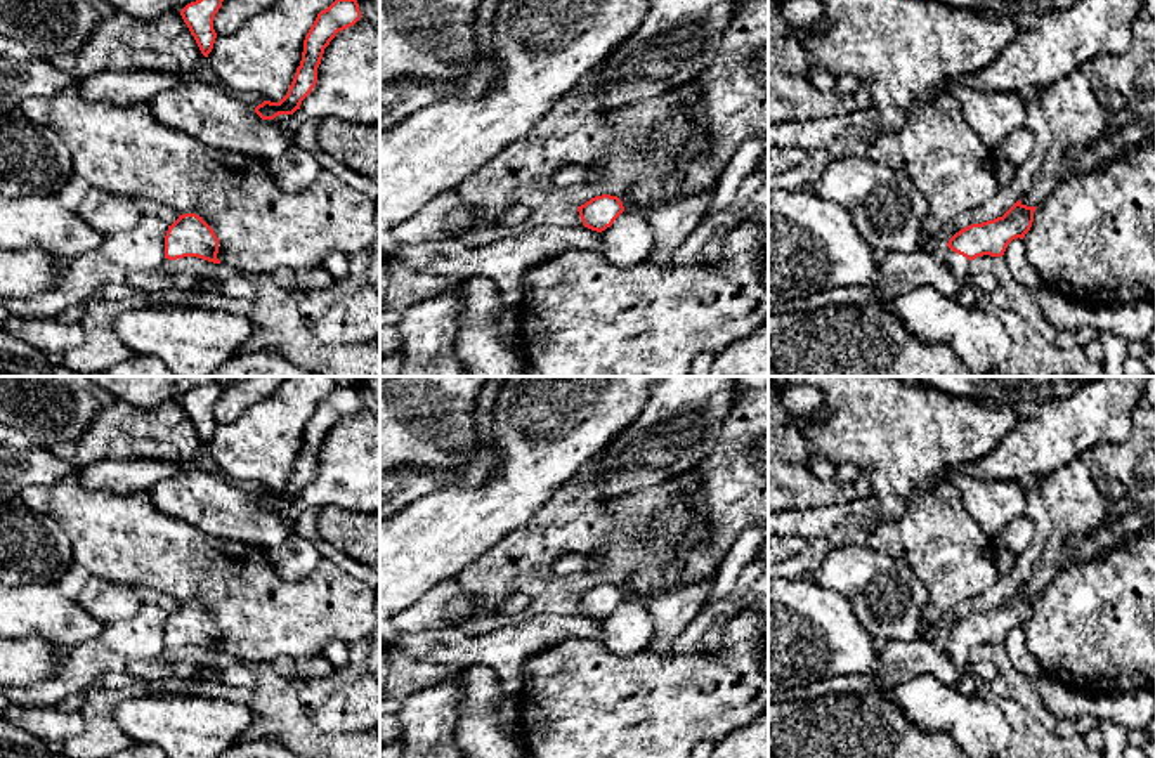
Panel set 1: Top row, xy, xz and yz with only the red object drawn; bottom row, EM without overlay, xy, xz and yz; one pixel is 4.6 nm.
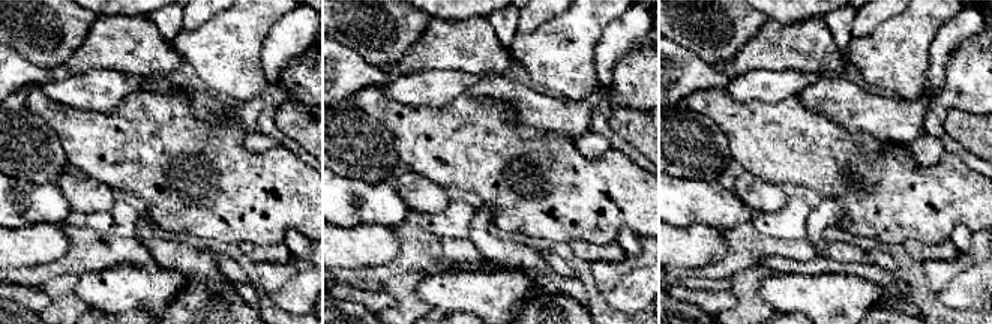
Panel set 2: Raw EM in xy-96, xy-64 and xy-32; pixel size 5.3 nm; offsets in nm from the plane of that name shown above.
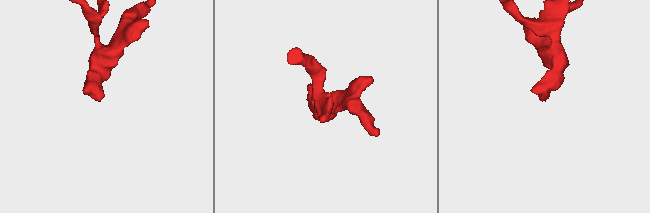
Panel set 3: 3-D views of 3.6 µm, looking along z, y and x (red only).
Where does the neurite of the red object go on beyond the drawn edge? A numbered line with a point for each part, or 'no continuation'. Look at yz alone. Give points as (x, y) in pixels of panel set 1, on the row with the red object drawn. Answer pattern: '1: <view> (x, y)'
1: yz (959, 266)

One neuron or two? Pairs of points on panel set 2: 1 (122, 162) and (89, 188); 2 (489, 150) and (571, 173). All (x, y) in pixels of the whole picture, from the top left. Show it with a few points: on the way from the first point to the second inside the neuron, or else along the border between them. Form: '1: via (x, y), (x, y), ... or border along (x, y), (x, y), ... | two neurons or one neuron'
1: border along (69, 165), (114, 189) | two neurons
2: via (509, 152), (529, 152), (551, 173) | one neuron

